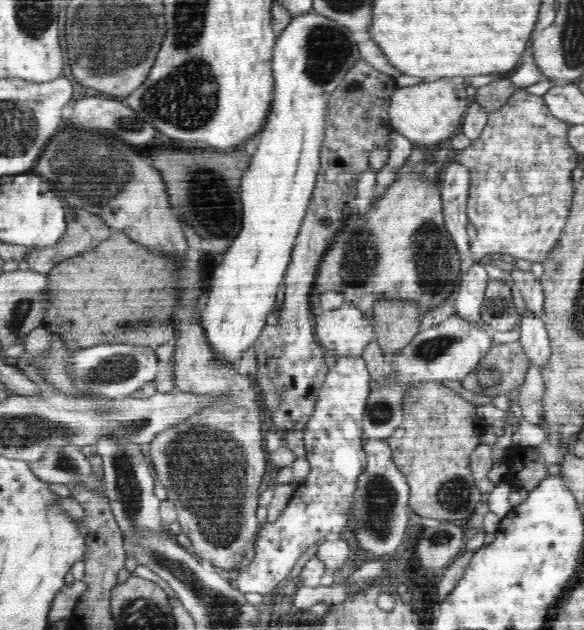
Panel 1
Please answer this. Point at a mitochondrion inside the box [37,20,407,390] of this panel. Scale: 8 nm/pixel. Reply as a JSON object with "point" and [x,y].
{"point":[94,170]}

